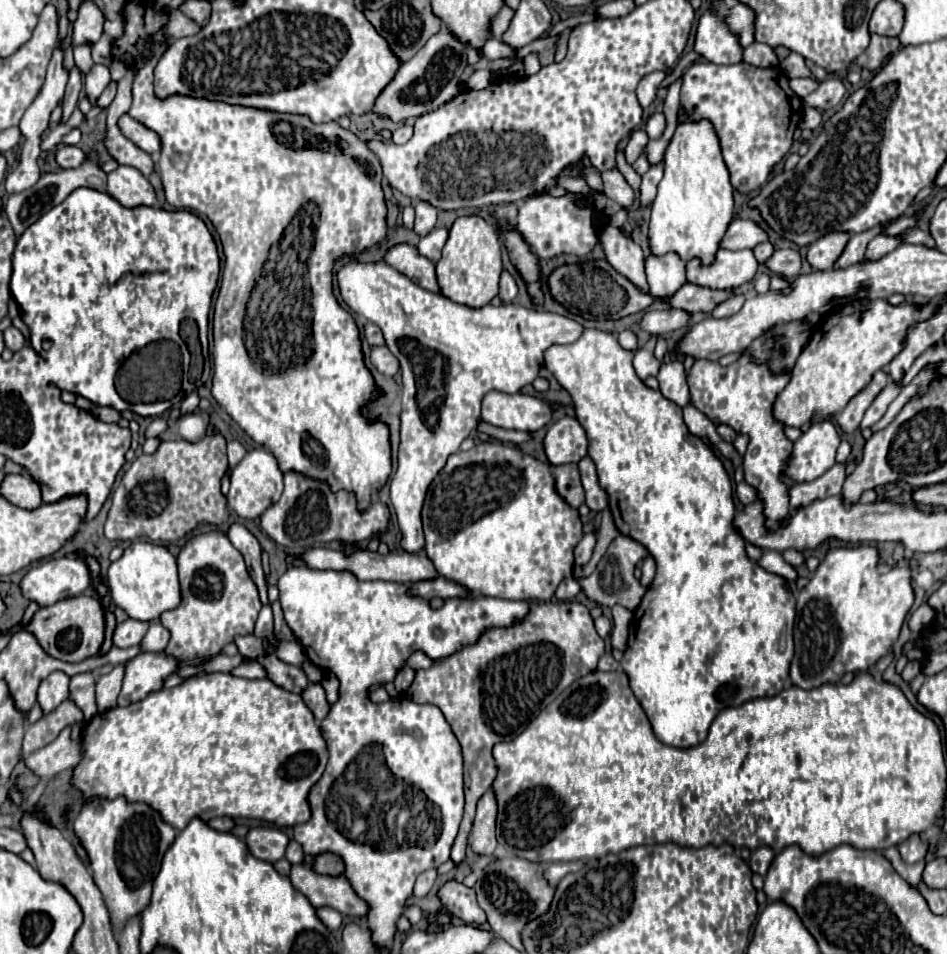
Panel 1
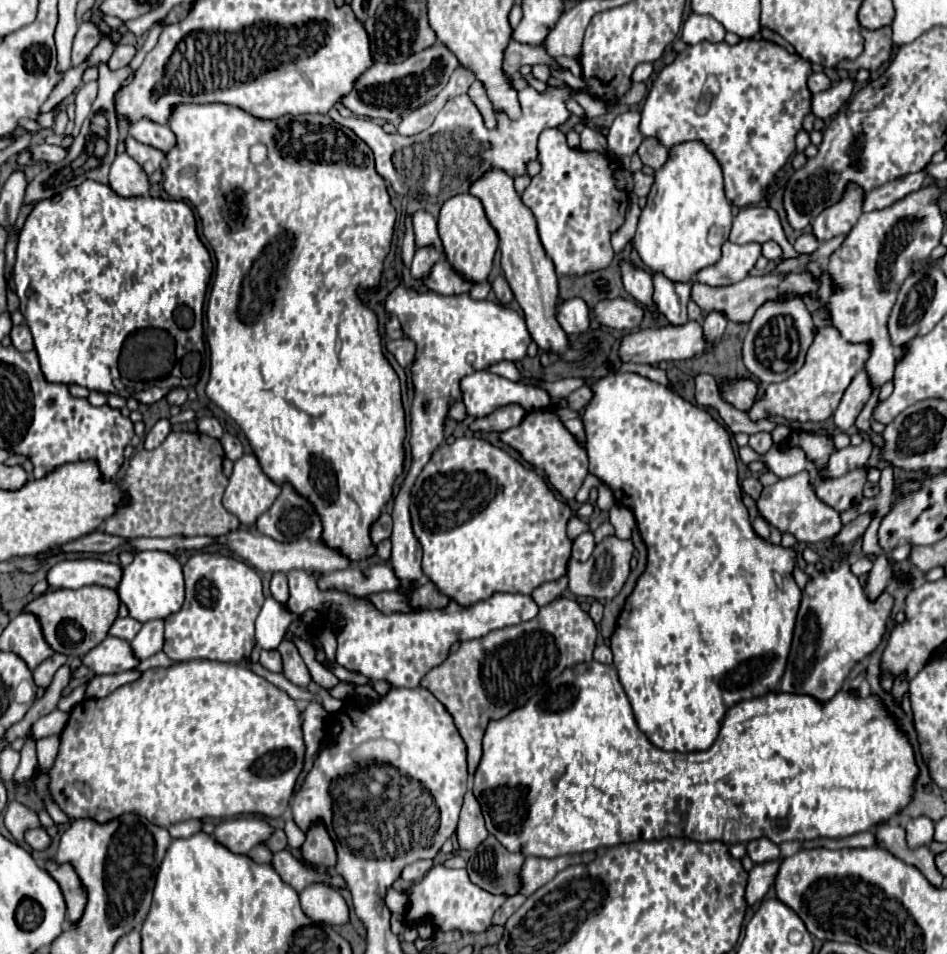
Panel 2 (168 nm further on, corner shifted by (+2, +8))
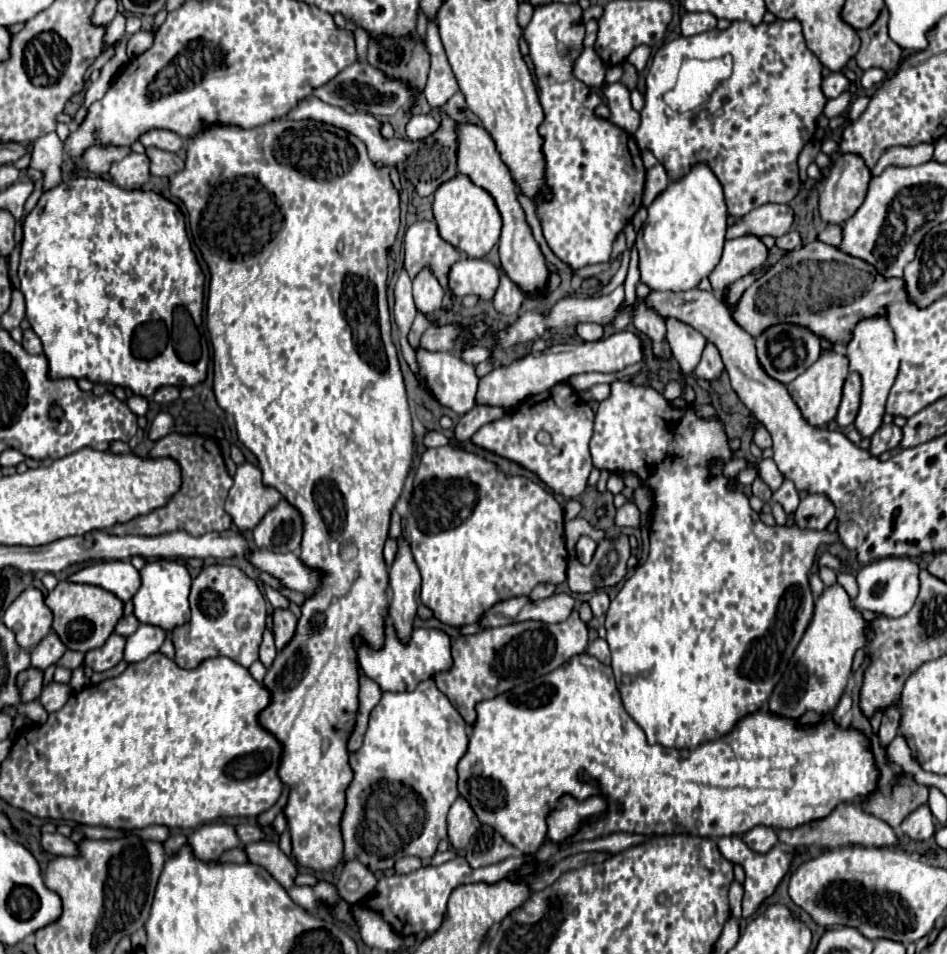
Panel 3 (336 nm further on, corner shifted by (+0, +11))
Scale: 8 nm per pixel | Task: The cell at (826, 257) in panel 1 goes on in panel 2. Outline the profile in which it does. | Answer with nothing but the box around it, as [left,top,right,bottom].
[812,185,862,243]

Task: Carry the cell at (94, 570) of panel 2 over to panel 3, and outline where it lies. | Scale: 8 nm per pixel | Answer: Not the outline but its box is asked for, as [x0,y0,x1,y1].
[70,560,140,602]

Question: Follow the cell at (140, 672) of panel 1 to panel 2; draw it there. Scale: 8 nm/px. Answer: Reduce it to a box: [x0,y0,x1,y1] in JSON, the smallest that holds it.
[84,635,140,675]

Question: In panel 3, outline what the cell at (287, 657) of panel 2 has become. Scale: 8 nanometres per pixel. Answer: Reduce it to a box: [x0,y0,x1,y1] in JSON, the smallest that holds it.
[272,608,296,648]

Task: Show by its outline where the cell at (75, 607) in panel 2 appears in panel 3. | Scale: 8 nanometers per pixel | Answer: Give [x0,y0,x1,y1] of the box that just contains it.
[46,582,124,652]

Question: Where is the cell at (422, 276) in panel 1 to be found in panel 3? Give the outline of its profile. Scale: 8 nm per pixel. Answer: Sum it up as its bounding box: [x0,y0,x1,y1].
[448,256,500,300]

